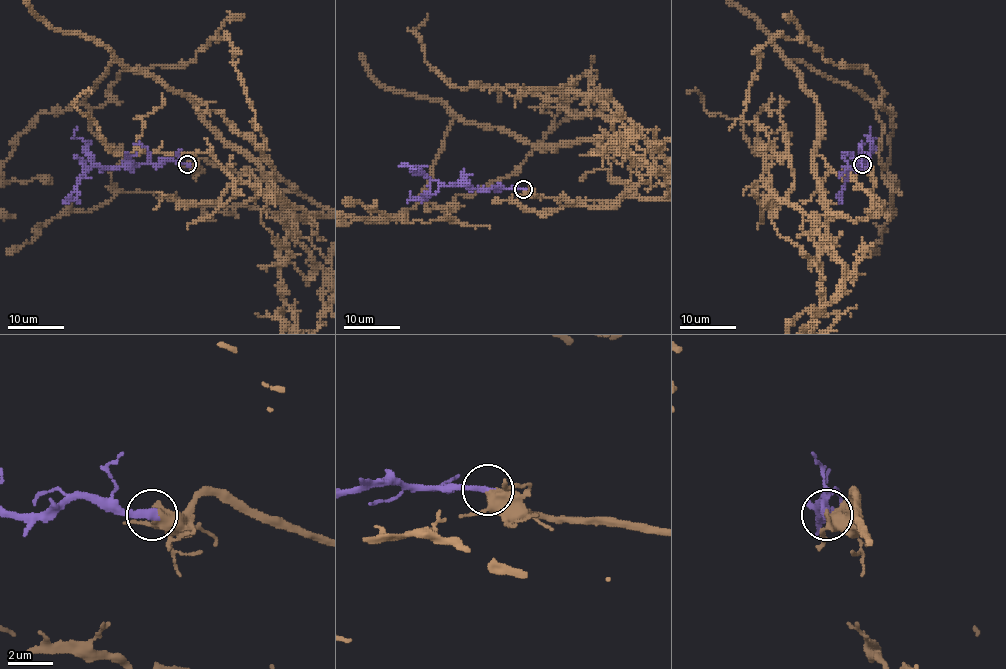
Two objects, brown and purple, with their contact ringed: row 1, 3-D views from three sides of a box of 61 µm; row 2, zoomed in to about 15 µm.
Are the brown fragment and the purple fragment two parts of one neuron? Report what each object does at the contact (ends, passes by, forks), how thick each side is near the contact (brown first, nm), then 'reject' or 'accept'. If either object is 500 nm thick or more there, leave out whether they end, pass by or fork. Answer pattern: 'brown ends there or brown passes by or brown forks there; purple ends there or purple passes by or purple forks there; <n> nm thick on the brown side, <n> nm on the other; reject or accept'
brown passes by; purple ends there; 480 nm thick on the brown side, 340 nm on the other; accept

